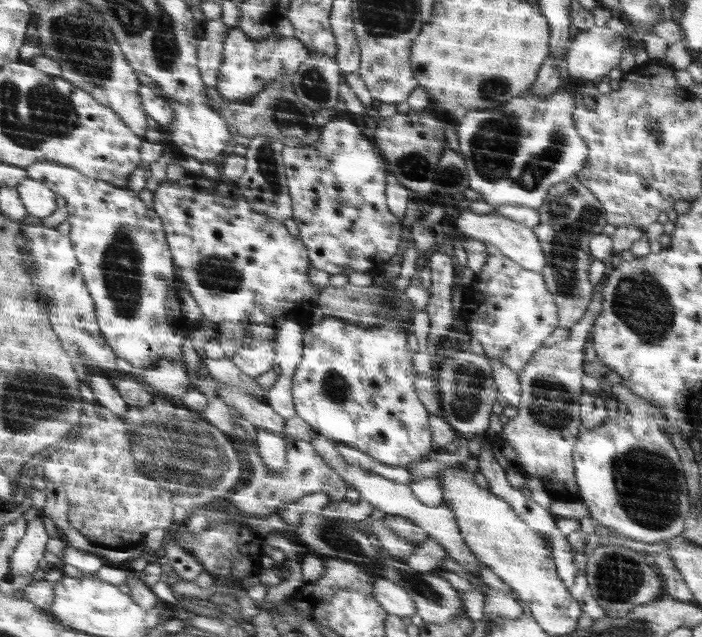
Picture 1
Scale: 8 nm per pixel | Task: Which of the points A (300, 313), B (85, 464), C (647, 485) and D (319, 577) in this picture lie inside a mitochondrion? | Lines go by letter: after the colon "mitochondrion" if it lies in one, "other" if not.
A: other
B: other
C: mitochondrion
D: other

